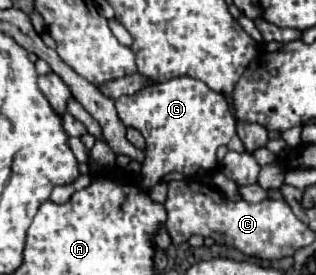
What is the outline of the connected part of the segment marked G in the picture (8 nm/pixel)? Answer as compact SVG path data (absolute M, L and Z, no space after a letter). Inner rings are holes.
M175 77L147 87L135 97L121 97L115 101L115 109L119 119L127 127L139 129L147 141L147 157L139 175L139 185L147 189L171 171L195 175L217 169L217 147L227 145L235 135L235 119L229 113L225 97L193 77Z

